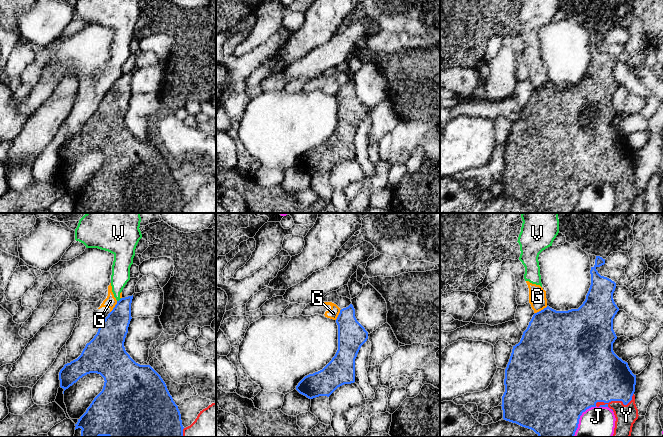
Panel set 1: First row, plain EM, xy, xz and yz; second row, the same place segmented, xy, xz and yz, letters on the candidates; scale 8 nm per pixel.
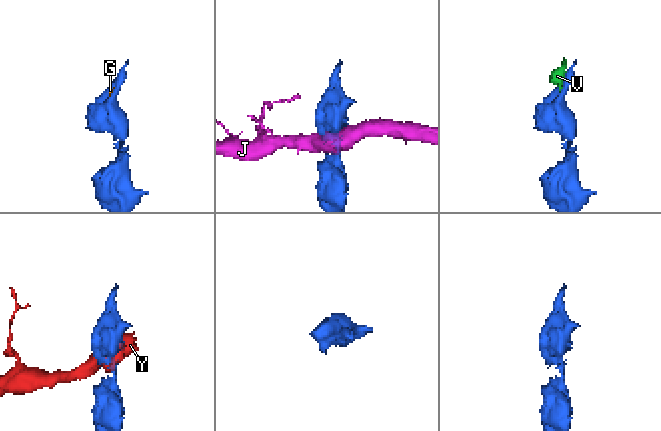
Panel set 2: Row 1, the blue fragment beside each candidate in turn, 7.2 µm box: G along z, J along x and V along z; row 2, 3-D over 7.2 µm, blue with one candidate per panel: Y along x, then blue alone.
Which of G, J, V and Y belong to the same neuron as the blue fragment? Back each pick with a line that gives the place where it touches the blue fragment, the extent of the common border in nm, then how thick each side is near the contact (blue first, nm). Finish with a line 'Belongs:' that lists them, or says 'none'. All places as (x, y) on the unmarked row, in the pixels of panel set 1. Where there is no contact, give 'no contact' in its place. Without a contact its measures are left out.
Belongs: none

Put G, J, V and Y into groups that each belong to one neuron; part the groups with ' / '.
G V / J / Y

